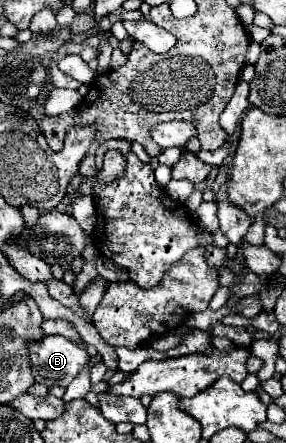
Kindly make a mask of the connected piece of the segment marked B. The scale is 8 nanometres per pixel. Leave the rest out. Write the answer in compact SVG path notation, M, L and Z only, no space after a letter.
M45 336L41 342L31 344L31 370L35 380L45 386L59 384L67 388L89 362L91 356L63 336Z

